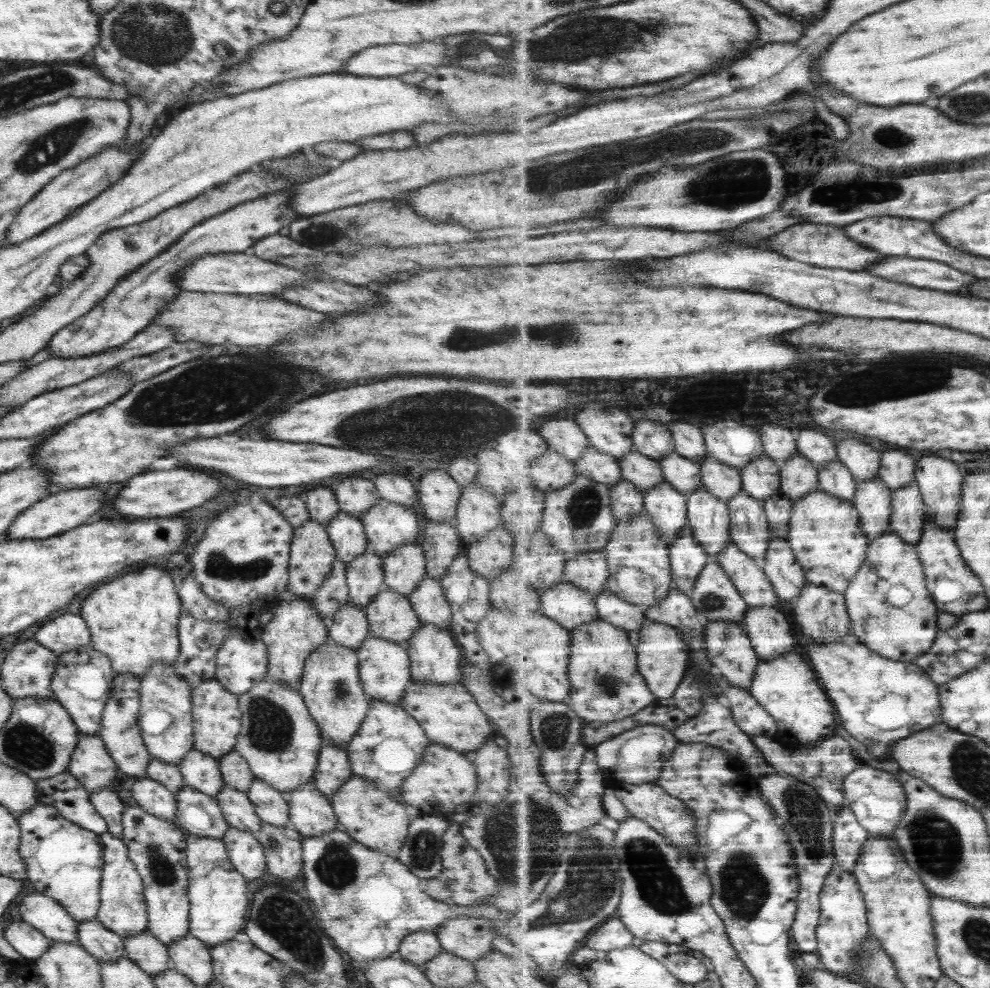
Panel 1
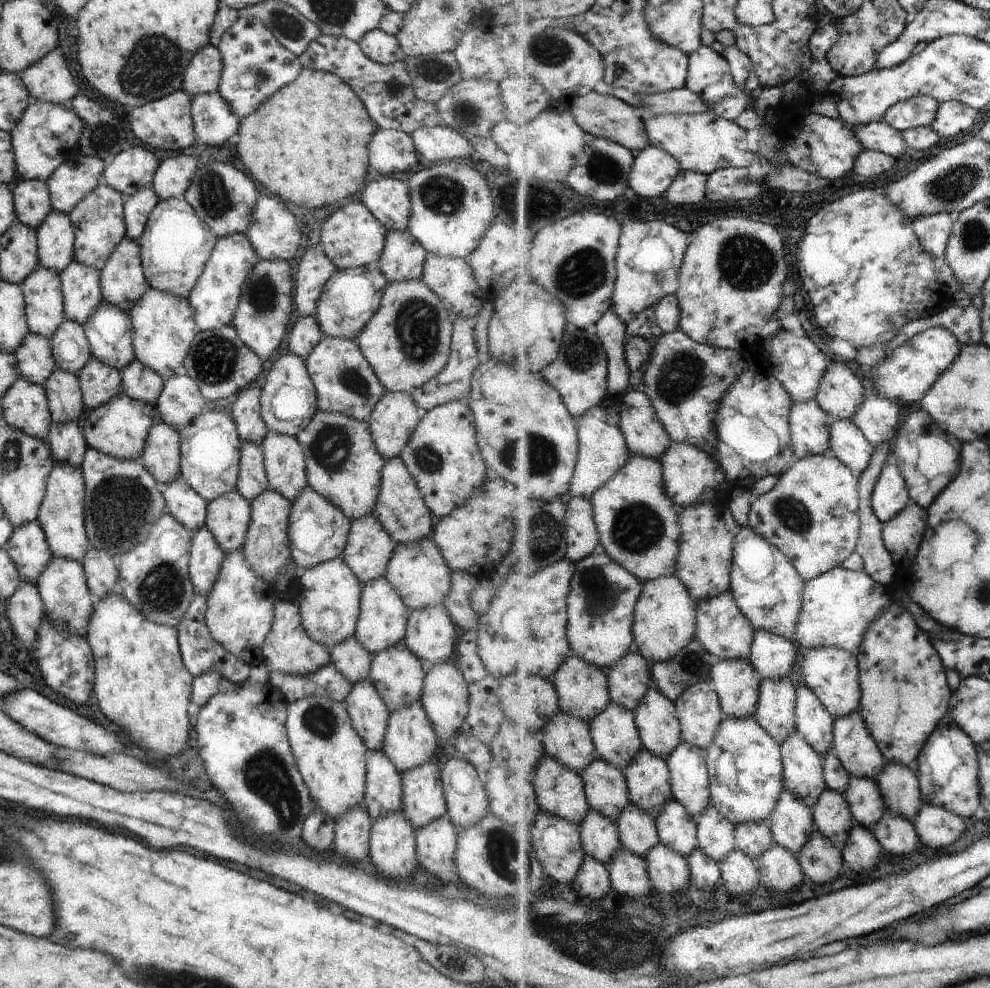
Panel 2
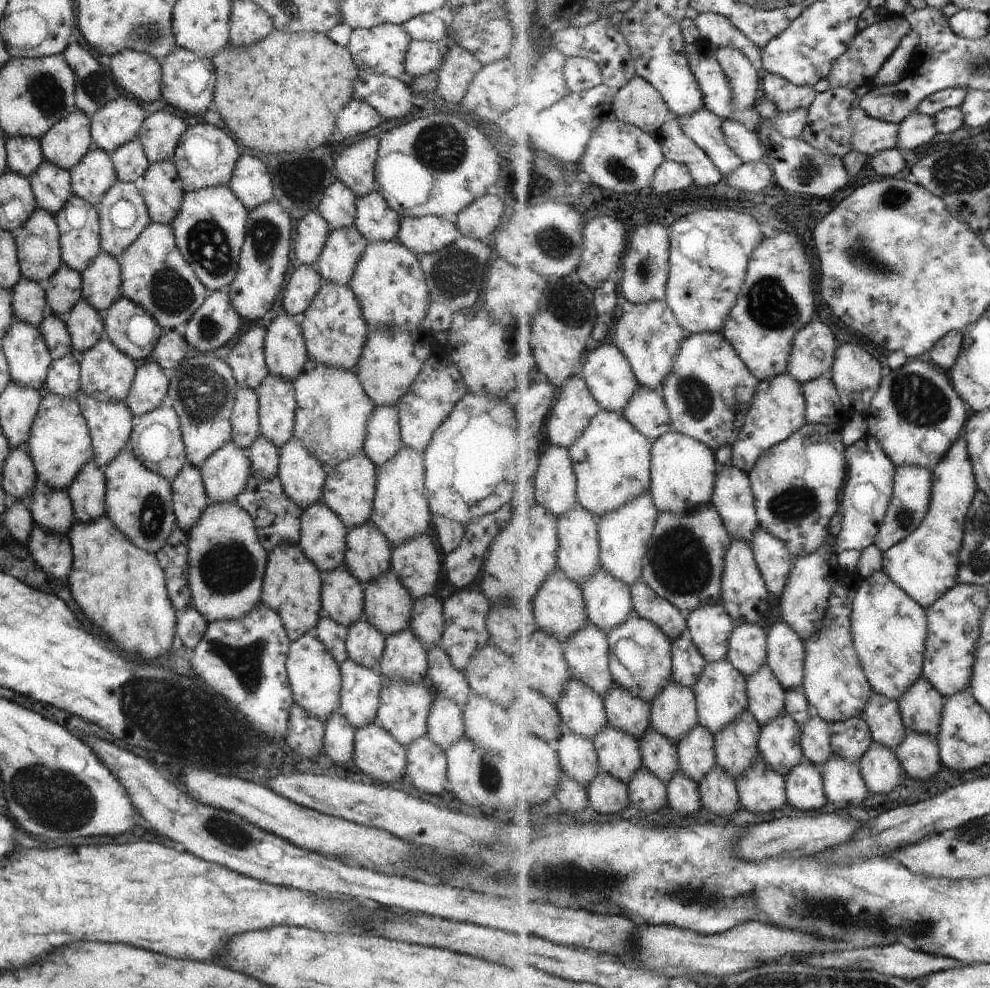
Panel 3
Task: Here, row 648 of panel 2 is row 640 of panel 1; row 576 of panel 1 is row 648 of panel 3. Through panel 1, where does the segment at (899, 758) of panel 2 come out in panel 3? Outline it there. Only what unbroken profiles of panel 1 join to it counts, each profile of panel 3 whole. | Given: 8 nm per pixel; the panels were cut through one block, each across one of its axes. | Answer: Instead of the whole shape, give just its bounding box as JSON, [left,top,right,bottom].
[851,571,930,702]

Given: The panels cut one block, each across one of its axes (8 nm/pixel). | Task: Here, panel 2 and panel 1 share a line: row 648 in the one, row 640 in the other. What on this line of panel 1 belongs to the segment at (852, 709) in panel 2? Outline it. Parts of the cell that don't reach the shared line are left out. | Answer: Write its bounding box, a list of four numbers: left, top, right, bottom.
[794,582,854,642]

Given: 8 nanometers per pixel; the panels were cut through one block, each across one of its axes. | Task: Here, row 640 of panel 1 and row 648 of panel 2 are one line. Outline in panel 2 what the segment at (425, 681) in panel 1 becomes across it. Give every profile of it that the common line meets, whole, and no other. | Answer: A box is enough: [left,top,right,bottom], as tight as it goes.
[404,606,458,665]

